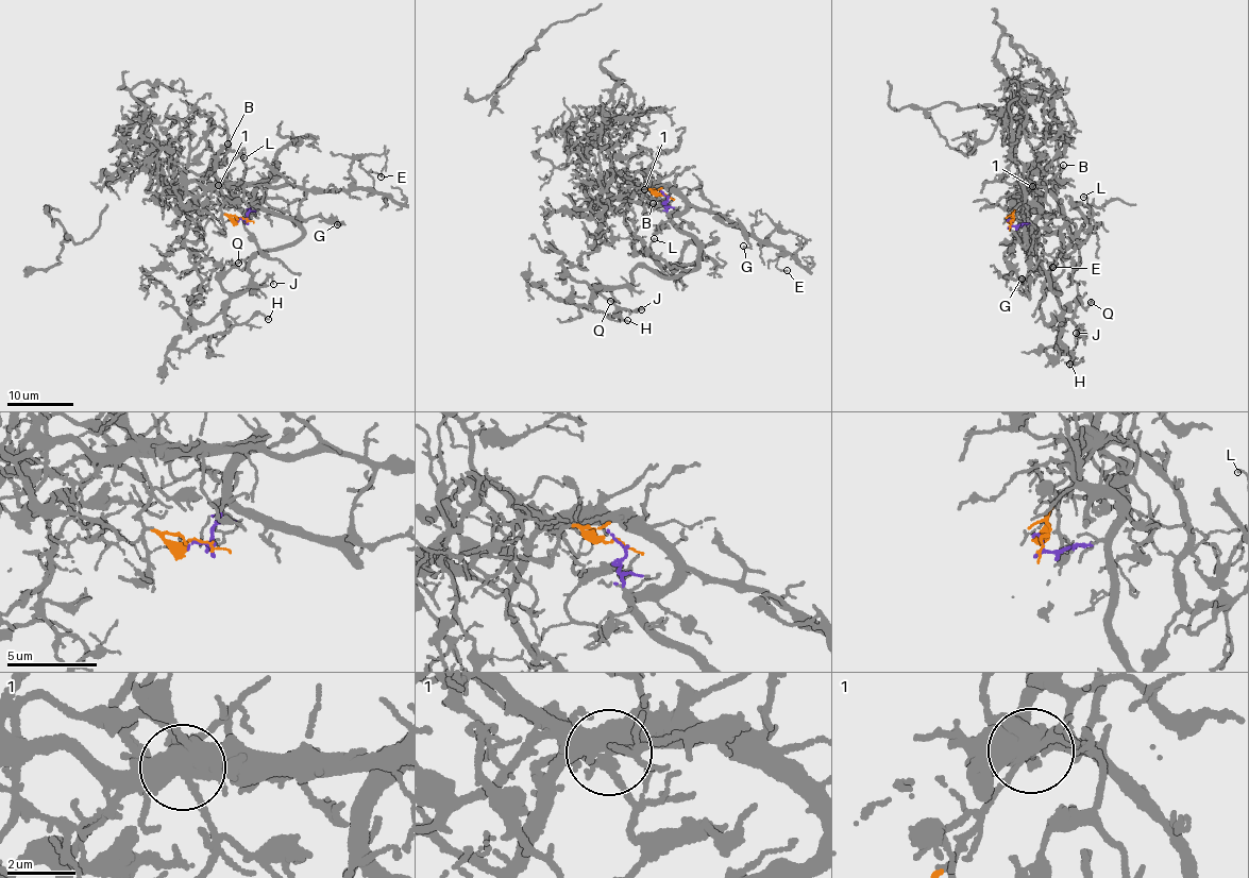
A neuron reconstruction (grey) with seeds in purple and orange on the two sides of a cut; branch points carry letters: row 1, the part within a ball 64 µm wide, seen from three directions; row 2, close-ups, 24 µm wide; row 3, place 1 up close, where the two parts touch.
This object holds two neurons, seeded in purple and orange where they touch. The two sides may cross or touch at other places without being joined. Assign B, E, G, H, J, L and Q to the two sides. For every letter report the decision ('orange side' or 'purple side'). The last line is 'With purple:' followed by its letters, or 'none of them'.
B: orange side
E: purple side
G: purple side
H: purple side
J: purple side
L: purple side
Q: purple side
With purple: E, G, H, J, L, Q

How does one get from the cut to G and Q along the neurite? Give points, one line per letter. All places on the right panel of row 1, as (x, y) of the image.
G: (1010, 222), (1033, 220), (1040, 209), (1029, 209), (1016, 236), (1010, 259), (1022, 277)
Q: (1010, 222), (1032, 222), (1034, 251), (1060, 292), (1059, 286), (1063, 320), (1080, 300), (1083, 307), (1091, 302)

